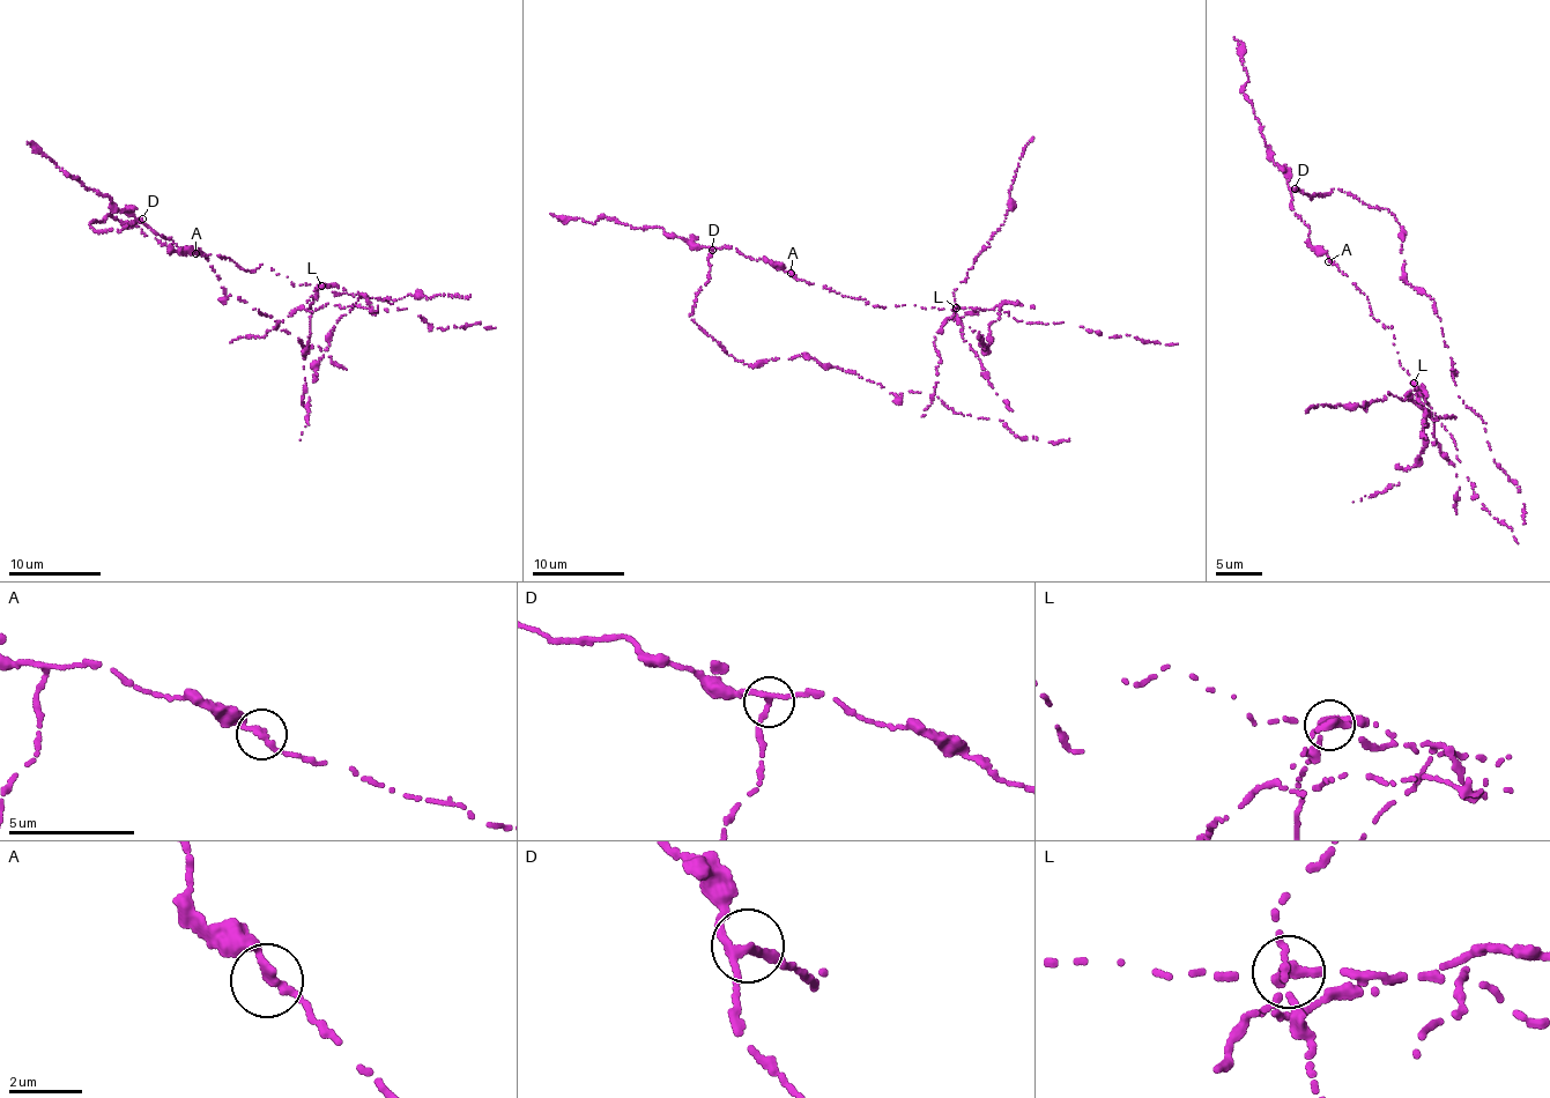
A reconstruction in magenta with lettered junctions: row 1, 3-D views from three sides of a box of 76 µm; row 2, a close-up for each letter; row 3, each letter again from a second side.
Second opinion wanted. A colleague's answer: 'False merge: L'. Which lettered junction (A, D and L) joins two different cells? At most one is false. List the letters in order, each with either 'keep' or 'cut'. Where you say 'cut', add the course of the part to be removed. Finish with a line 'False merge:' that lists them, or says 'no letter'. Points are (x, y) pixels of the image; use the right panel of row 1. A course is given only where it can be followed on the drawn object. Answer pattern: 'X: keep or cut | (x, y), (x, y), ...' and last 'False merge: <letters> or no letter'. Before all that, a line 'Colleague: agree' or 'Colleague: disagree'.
Colleague: agree
A: keep
D: keep
L: cut | (1414, 384), (1417, 392), (1409, 392), (1404, 400), (1389, 393), (1365, 410), (1366, 403), (1306, 409)
False merge: L

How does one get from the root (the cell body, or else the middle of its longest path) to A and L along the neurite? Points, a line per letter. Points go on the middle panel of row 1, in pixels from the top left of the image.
A: (713, 249), (736, 249), (746, 257), (771, 260), (791, 273)
L: (713, 249), (736, 249), (757, 260), (776, 261), (799, 280), (825, 286), (873, 306), (956, 309)

